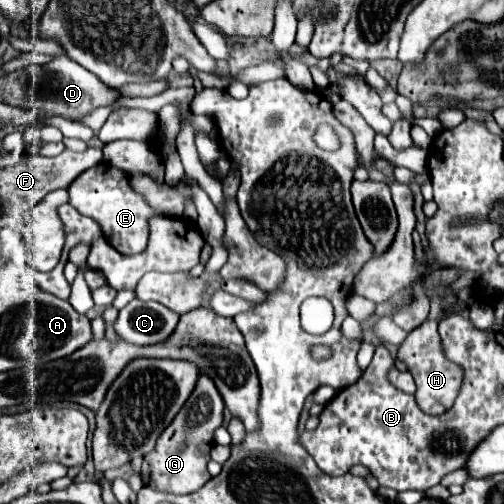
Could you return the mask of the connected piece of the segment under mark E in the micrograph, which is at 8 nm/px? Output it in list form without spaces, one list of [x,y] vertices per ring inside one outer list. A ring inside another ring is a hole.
[[[102,162],[86,172],[82,172],[70,186],[68,186],[68,194],[70,194],[70,204],[84,216],[94,218],[102,232],[104,238],[122,254],[136,254],[146,250],[148,245],[148,237],[150,230],[148,227],[148,218],[154,216],[158,210],[150,208],[144,198],[140,194],[136,194],[126,176],[122,174],[120,178],[120,170],[116,170],[114,166]]]

